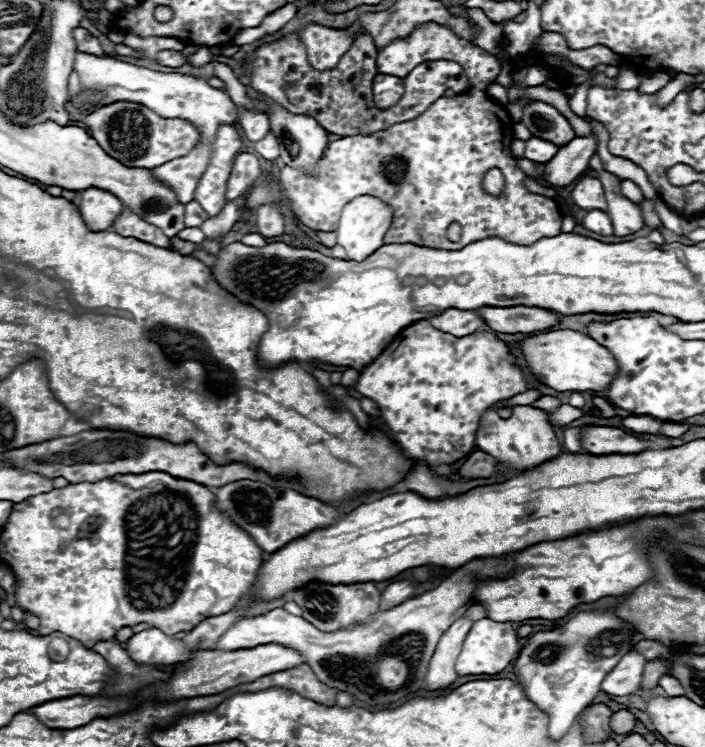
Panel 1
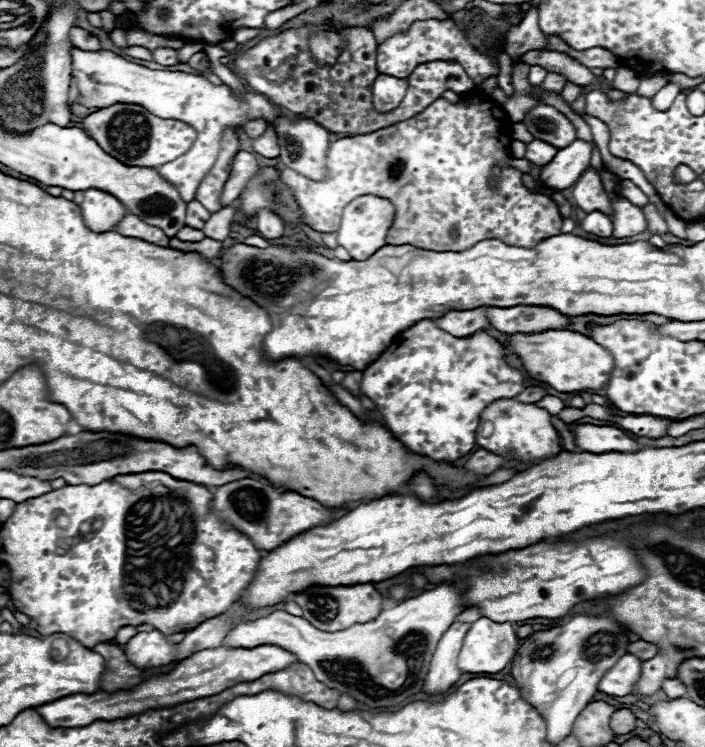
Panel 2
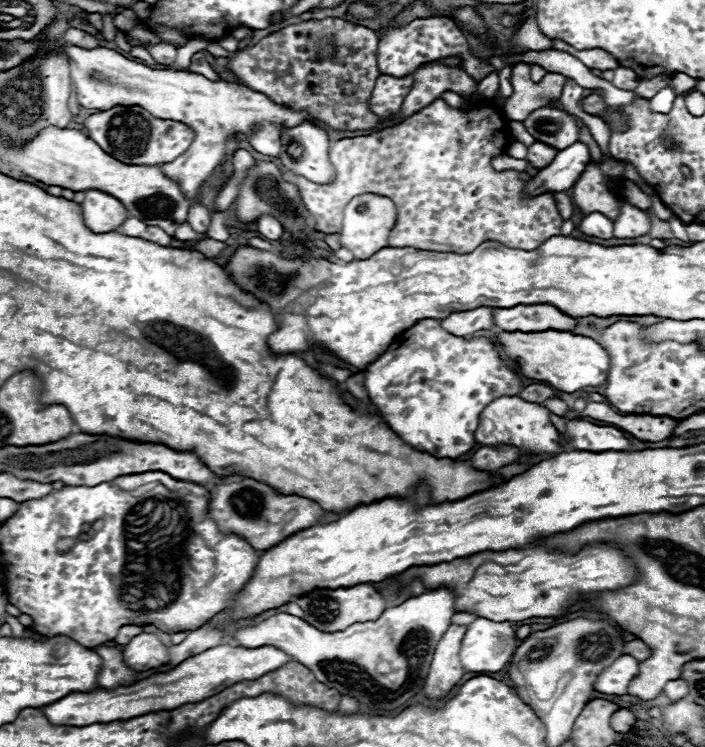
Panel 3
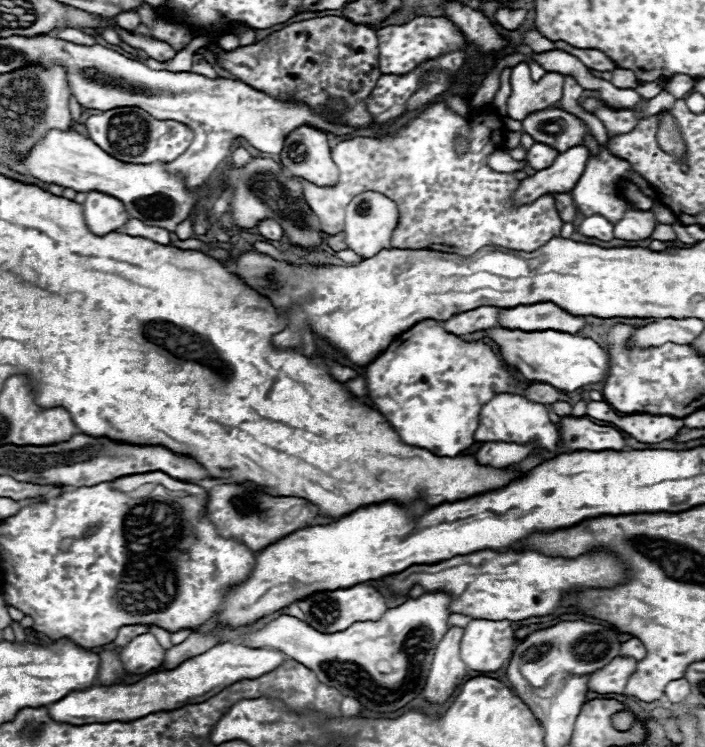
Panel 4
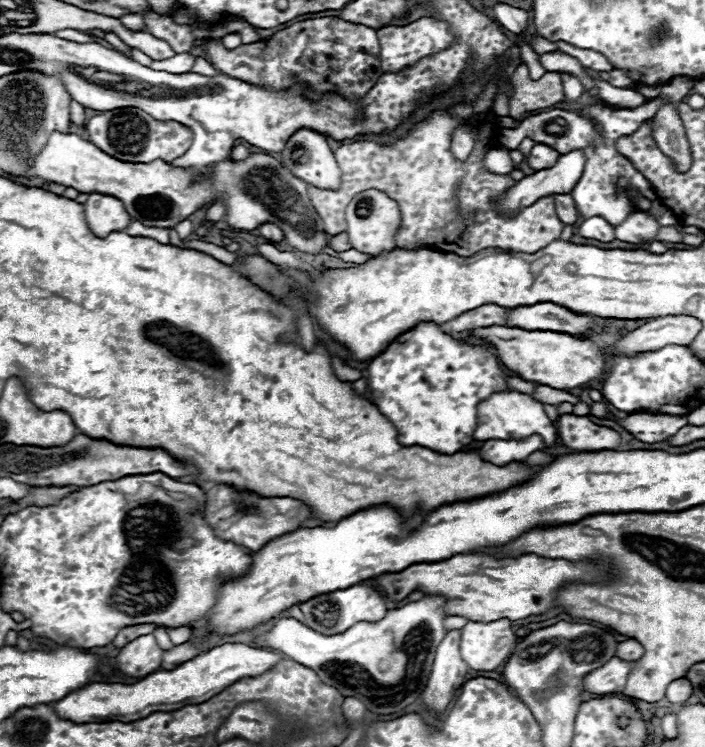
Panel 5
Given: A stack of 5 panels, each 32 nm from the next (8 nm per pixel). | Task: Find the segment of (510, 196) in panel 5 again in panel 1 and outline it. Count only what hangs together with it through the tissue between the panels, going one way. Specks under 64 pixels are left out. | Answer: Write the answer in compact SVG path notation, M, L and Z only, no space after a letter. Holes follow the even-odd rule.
M594 134L576 136L572 142L562 146L556 156L546 164L544 180L552 186L568 186L588 170L588 160L598 148Z

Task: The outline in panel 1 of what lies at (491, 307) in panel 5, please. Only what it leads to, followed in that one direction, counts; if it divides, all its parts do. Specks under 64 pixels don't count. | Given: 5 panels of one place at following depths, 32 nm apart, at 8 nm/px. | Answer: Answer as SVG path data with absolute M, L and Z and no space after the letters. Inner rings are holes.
M448 308L448 310L440 312L438 316L430 316L428 322L432 322L432 326L436 326L436 330L450 332L452 336L458 336L458 338L466 336L466 334L472 334L478 328L486 328L476 310Z

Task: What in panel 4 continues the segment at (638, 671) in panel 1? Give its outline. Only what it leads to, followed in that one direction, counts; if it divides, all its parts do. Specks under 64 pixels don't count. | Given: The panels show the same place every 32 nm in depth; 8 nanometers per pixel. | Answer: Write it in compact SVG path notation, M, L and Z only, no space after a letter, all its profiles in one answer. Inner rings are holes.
M614 658L592 676L590 690L598 694L624 694L628 678L636 672L636 664L634 658Z

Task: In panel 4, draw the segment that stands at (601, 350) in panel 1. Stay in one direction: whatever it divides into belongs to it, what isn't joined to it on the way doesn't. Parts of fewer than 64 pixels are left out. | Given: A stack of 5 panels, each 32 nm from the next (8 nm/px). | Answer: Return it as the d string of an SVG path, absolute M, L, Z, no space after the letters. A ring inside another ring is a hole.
M506 328L490 330L490 338L500 348L500 356L512 368L522 372L525 379L550 384L552 388L562 392L574 392L586 384L598 384L608 374L608 352L600 348L592 338L582 338L558 330L522 332Z

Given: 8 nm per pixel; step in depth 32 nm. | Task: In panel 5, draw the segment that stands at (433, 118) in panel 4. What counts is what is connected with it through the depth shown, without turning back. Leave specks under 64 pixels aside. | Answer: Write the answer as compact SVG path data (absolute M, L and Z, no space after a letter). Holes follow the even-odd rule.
M436 108L424 120L416 122L408 130L408 134L398 138L396 142L378 144L360 138L348 144L340 144L334 150L334 158L342 172L340 188L320 190L308 184L308 196L312 198L312 206L324 222L324 230L330 236L344 232L346 220L342 218L342 214L348 202L354 198L354 194L376 188L388 194L400 206L402 224L396 232L398 248L412 249L423 245L460 256L472 256L482 248L504 248L532 254L548 246L552 240L560 238L564 224L556 216L552 196L536 200L532 206L526 206L516 216L504 216L496 208L494 198L504 194L504 190L512 188L510 174L500 176L484 168L484 156L496 144L500 144L498 122L494 118L486 118L484 122L472 126L474 148L464 162L456 160L450 150L452 134L460 124L462 120L442 108Z

